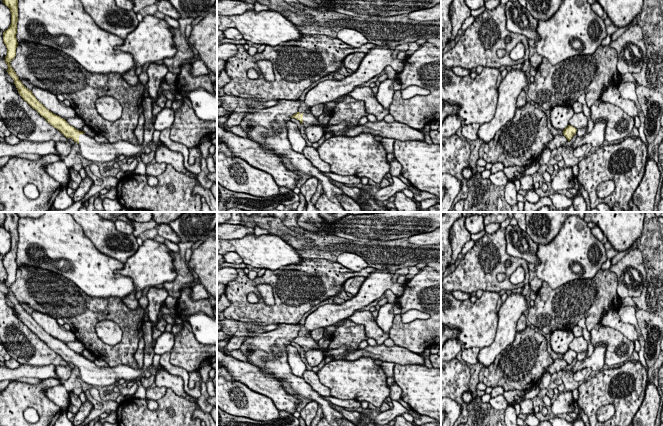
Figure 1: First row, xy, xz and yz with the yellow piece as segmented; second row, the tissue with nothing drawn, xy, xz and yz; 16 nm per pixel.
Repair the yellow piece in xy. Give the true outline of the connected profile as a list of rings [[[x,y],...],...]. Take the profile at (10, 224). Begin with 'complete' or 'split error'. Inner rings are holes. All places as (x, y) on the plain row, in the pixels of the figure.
split error; [[[4,212],[5,221],[3,227],[10,233],[11,248],[7,254],[3,256],[3,266],[7,272],[5,286],[8,290],[6,294],[13,302],[18,317],[33,333],[35,333],[46,345],[54,352],[58,353],[66,362],[71,362],[79,369],[80,379],[95,387],[105,387],[113,385],[120,379],[125,381],[135,380],[145,374],[144,369],[134,369],[128,365],[120,364],[116,367],[98,367],[94,362],[86,359],[83,355],[79,355],[69,349],[67,345],[60,340],[49,335],[42,327],[40,327],[33,319],[31,314],[27,313],[19,304],[16,296],[10,289],[16,280],[16,272],[18,269],[17,246],[18,246],[18,221],[19,216],[15,212]]]

